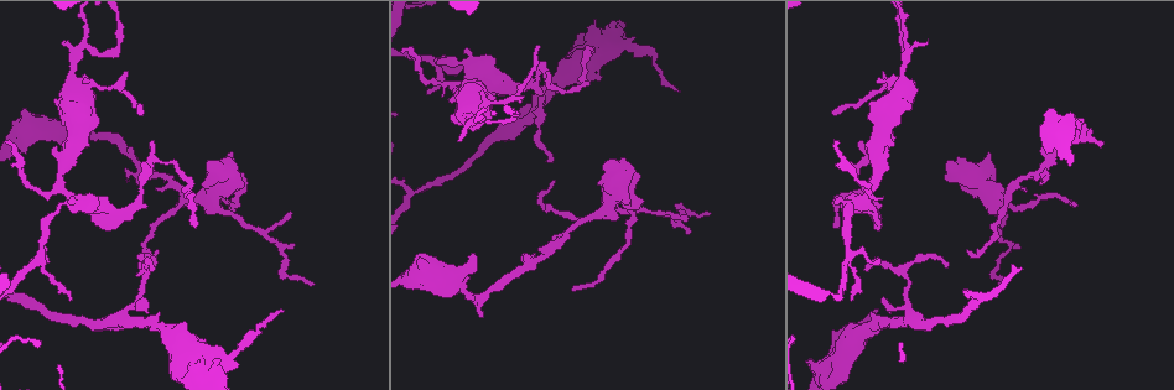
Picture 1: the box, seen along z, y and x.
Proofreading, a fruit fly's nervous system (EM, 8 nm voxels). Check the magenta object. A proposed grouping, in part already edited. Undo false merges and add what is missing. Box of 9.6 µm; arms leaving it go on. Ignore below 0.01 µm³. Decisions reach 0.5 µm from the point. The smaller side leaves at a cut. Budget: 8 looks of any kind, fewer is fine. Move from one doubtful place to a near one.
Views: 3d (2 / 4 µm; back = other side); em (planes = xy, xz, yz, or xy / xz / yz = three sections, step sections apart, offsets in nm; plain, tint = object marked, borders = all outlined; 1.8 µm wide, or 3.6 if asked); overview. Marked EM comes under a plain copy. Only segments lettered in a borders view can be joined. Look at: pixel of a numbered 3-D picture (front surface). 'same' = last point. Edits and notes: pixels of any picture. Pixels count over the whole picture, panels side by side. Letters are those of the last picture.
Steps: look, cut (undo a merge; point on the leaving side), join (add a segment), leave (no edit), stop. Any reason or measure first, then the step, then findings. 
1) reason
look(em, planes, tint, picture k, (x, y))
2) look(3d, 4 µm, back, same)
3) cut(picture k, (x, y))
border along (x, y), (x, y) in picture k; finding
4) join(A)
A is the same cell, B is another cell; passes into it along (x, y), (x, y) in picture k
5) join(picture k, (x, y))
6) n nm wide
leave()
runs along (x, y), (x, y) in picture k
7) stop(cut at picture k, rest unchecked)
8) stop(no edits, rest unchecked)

an open end
look(em, 3.6 µm, yz, step 8, borders, picture 1, (1040, 174))

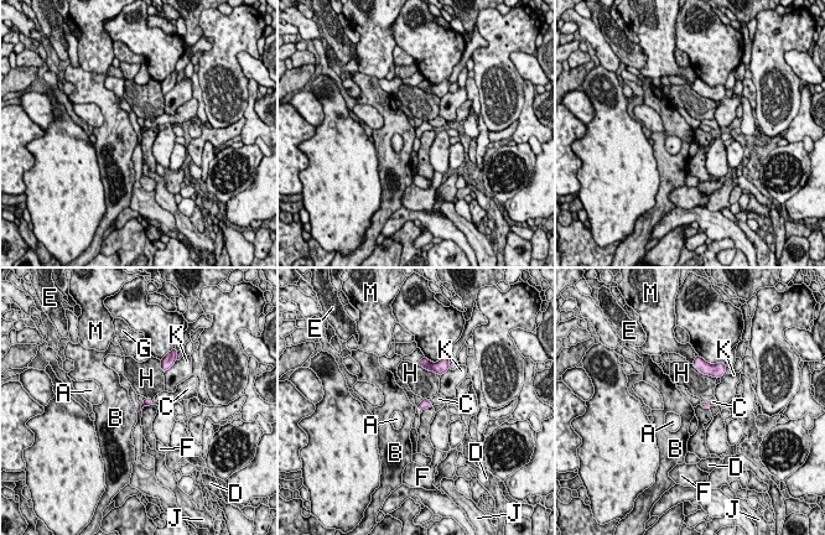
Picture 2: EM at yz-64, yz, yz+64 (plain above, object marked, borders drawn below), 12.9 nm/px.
look(em, 3.6 µm, planes, borders, same)

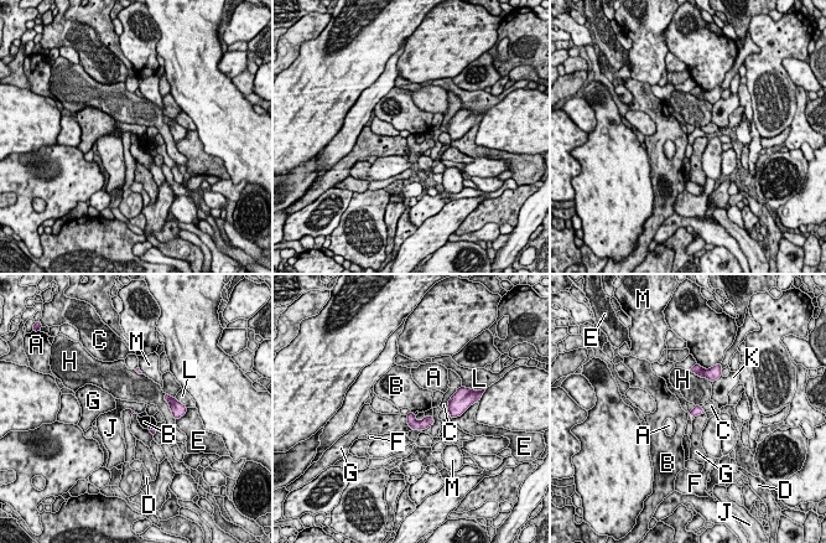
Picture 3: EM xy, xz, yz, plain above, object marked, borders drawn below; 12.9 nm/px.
leave()
A, B, C, D, E, F, G, H, J, K, L and M are other cells; border along (687, 414), (692, 419) in picture 3; no lettered segment goes on from it

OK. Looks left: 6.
abrupt turn
look(em, xy, step 8, tint, picture 1, (585, 52))

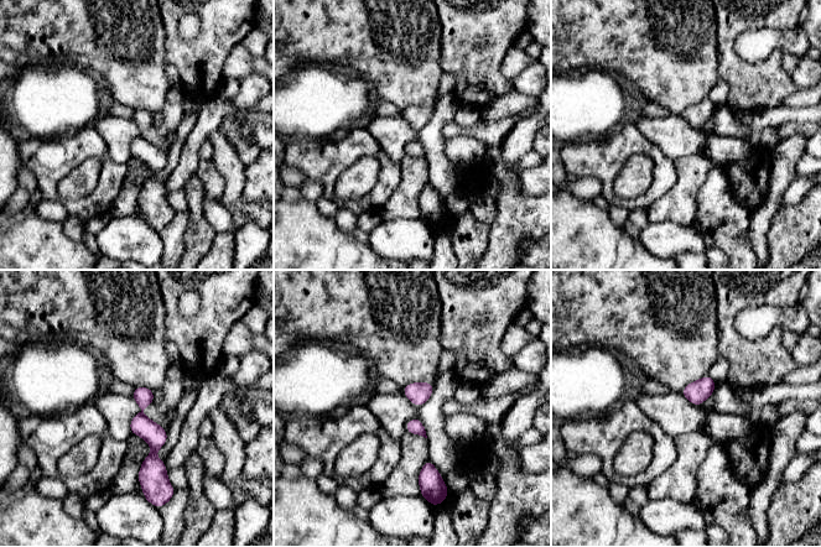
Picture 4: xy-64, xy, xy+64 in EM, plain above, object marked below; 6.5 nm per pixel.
look(em, planes, tint, same)

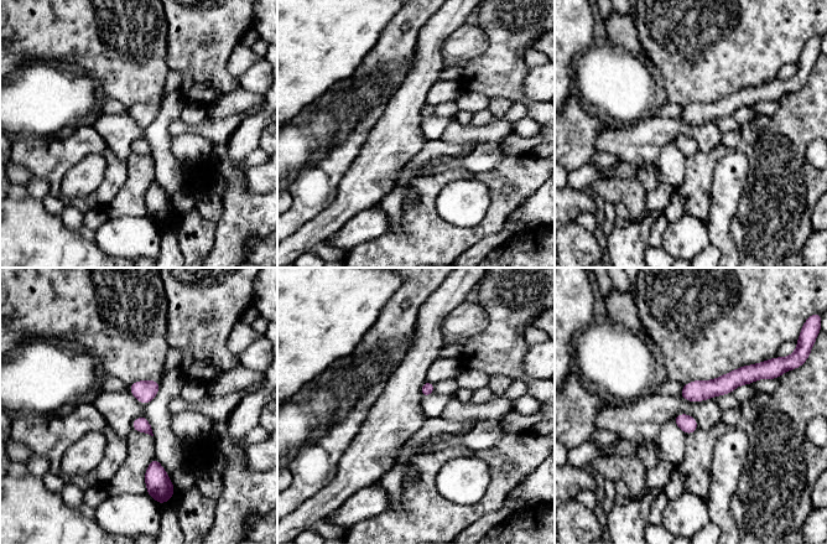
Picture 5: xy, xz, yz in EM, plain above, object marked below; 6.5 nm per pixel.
look(em, planes, borders, same)

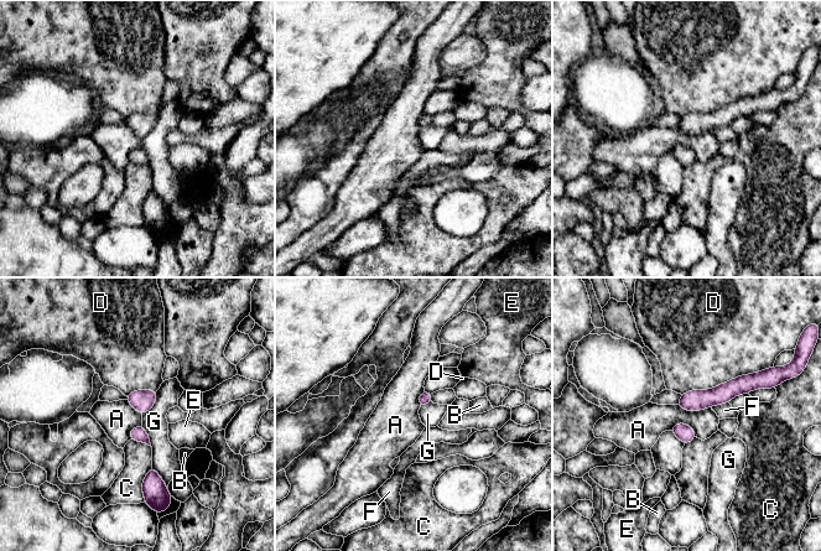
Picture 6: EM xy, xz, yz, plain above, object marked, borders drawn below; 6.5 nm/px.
leave()
A, B, C, D, E, F and G are other cells; border along (676, 405), (686, 410), (711, 407) in picture 6; one cell here

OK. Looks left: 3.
look(em, planes, tint, picture 1, (555, 181))

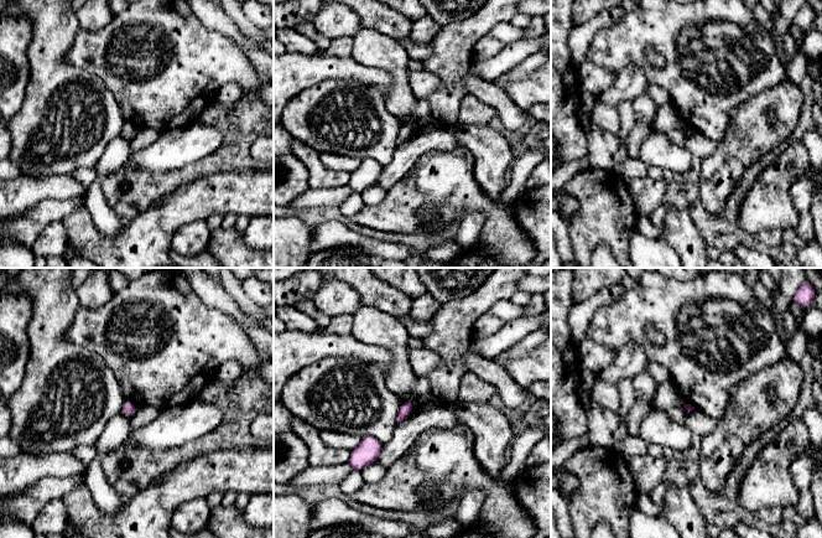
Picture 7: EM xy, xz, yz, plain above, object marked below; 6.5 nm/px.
see the neighbours
look(em, planes, borders, same)

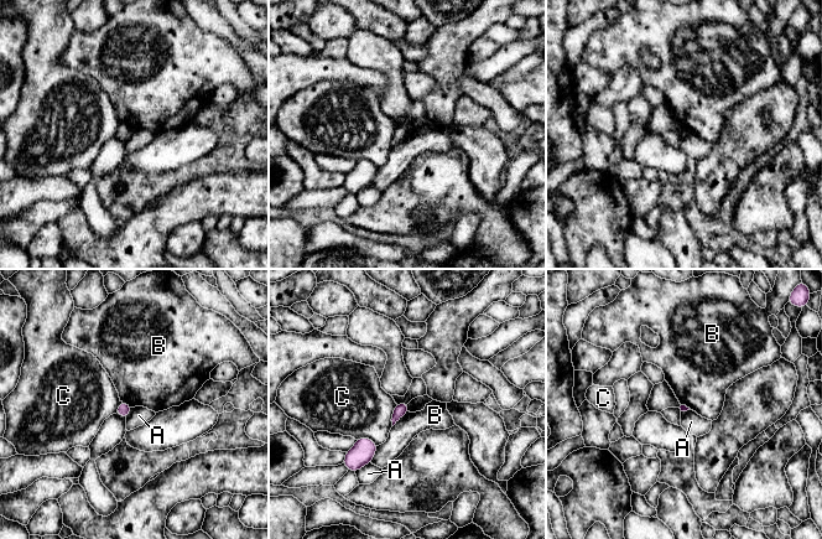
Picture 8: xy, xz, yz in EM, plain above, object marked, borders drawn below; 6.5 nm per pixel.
leave()
A, B and C are other cells; no lettered segment goes on from it

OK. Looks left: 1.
sudden change in width
look(em, planes, borders, picture 1, (218, 351))

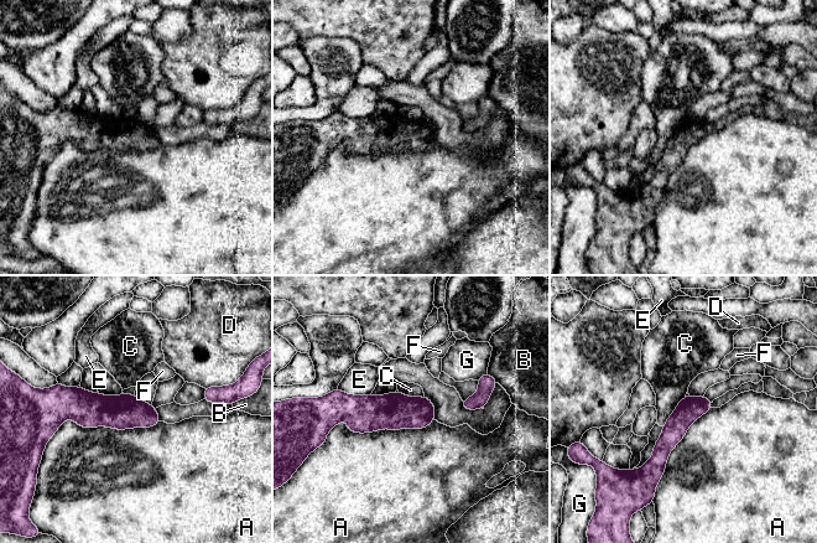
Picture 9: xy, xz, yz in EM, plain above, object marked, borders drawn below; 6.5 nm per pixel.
leave()
A, B, C, D, E, F and G are other cells; border along (433, 419), (327, 434) in picture 9; all the same cell

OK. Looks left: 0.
stop(no edits, rest unchecked)

